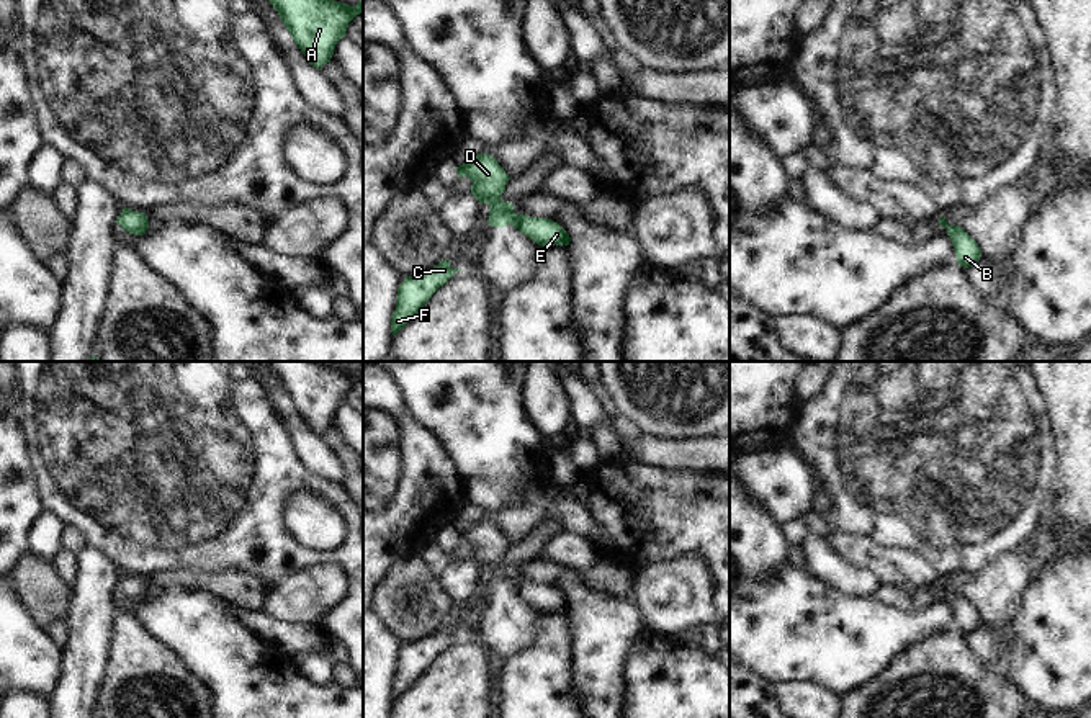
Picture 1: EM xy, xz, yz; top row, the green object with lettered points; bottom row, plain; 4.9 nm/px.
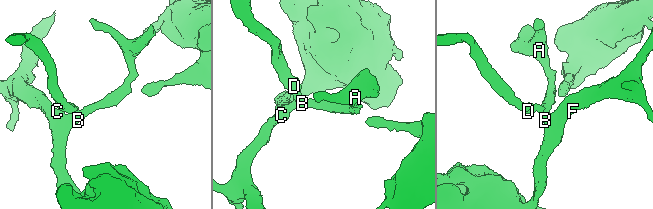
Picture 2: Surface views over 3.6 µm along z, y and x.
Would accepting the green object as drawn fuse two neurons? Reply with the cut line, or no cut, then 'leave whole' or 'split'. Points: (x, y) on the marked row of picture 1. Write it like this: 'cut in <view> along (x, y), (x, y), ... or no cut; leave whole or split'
cut in xz along (514, 213), (509, 223); split

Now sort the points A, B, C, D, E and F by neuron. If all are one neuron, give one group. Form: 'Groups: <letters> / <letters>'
Groups: A B C E F / D.

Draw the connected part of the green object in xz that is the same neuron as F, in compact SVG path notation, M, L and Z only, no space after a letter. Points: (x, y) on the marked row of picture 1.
M442 260L430 270L406 276L397 288L396 311L391 317L391 332L396 335L425 306L432 294L443 286L456 271L450 260Z

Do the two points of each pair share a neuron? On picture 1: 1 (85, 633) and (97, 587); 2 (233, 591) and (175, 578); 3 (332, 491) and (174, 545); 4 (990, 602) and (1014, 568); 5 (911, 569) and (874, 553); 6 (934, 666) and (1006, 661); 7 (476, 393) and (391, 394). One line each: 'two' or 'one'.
1: one
2: one
3: one
4: one
5: one
6: two
7: two

